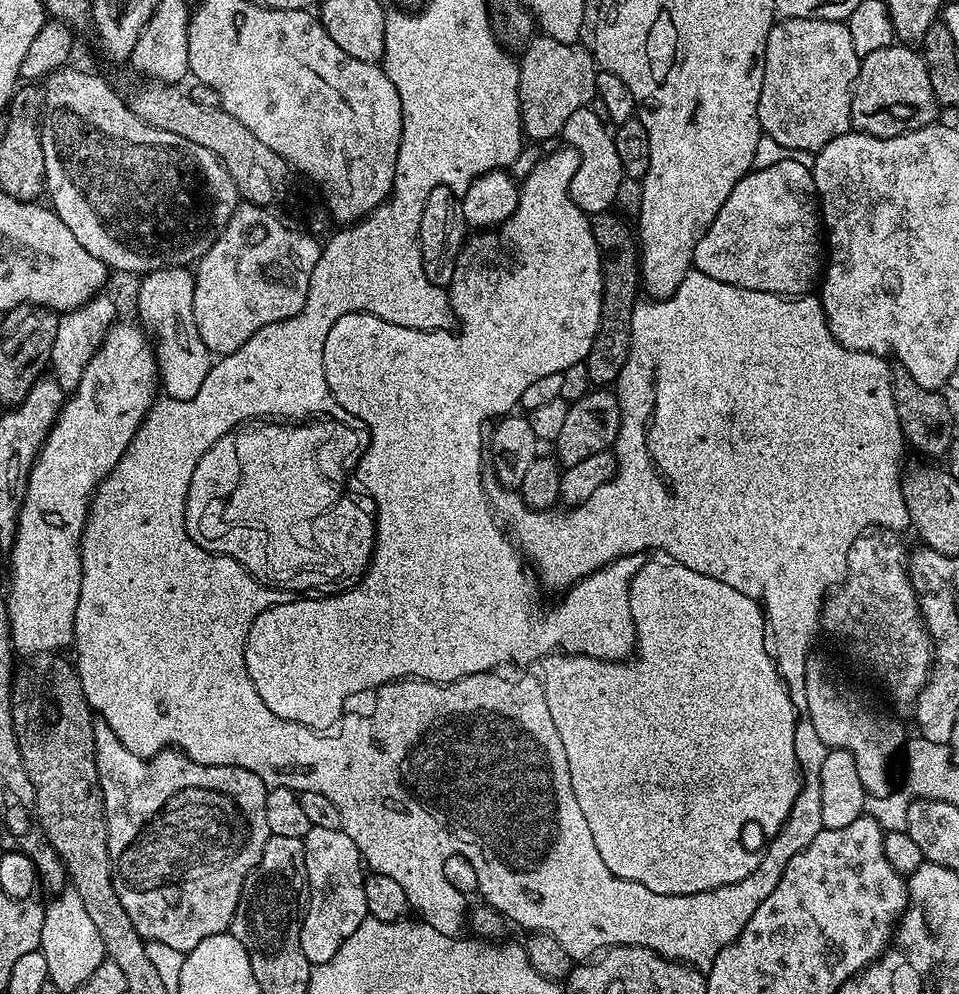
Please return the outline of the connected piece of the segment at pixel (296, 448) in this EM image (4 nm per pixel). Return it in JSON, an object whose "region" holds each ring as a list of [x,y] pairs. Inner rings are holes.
{"region":[[[316,418],[311,422],[264,422],[260,425],[262,425],[261,428],[256,428],[253,432],[241,432],[244,430],[240,430],[235,433],[241,476],[238,478],[233,493],[230,494],[224,504],[225,518],[235,524],[249,524],[252,528],[264,532],[270,541],[270,551],[275,563],[280,564],[280,568],[313,567],[321,577],[356,575],[359,577],[372,563],[372,549],[376,546],[376,525],[373,513],[369,509],[367,512],[366,509],[359,508],[350,497],[344,496],[344,479],[347,478],[348,472],[350,476],[350,469],[360,463],[362,436],[360,440],[359,434],[354,429],[347,428],[347,423],[344,420],[333,420],[331,418]]]}

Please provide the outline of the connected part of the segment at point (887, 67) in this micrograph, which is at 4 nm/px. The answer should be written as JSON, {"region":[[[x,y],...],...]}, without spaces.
{"region":[[[894,42],[890,46],[882,46],[882,50],[874,50],[874,54],[866,54],[860,62],[856,75],[856,85],[852,88],[852,128],[871,136],[901,136],[904,132],[913,132],[924,128],[937,119],[938,105],[934,98],[934,90],[930,90],[930,74],[926,70],[926,62],[915,47],[904,42]]]}

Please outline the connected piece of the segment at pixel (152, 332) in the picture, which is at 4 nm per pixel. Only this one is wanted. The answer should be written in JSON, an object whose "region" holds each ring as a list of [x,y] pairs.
{"region":[[[187,267],[159,268],[141,275],[140,289],[136,292],[136,312],[139,323],[148,333],[156,349],[156,365],[160,371],[162,392],[169,400],[189,400],[202,390],[202,382],[206,382],[206,374],[214,363],[213,353],[209,352],[202,334],[198,334],[198,322],[194,314],[194,286],[196,277]]]}

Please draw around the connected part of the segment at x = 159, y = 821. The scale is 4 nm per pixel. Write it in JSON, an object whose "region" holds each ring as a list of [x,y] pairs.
{"region":[[[97,722],[94,726],[94,746],[98,795],[104,801],[104,815],[108,818],[108,849],[112,863],[112,881],[114,890],[118,894],[118,902],[122,902],[126,914],[130,914],[130,922],[134,922],[134,930],[138,930],[138,934],[145,942],[162,942],[162,946],[170,946],[185,954],[194,950],[194,946],[198,946],[202,938],[210,938],[219,932],[229,931],[240,901],[244,879],[254,870],[254,866],[258,866],[262,858],[262,850],[270,835],[266,826],[268,785],[262,782],[262,778],[258,778],[258,774],[250,770],[242,770],[234,766],[199,764],[179,750],[165,750],[151,758],[130,754],[130,750],[126,750],[126,746],[118,742],[114,730],[110,730],[110,726],[102,722]]]}

